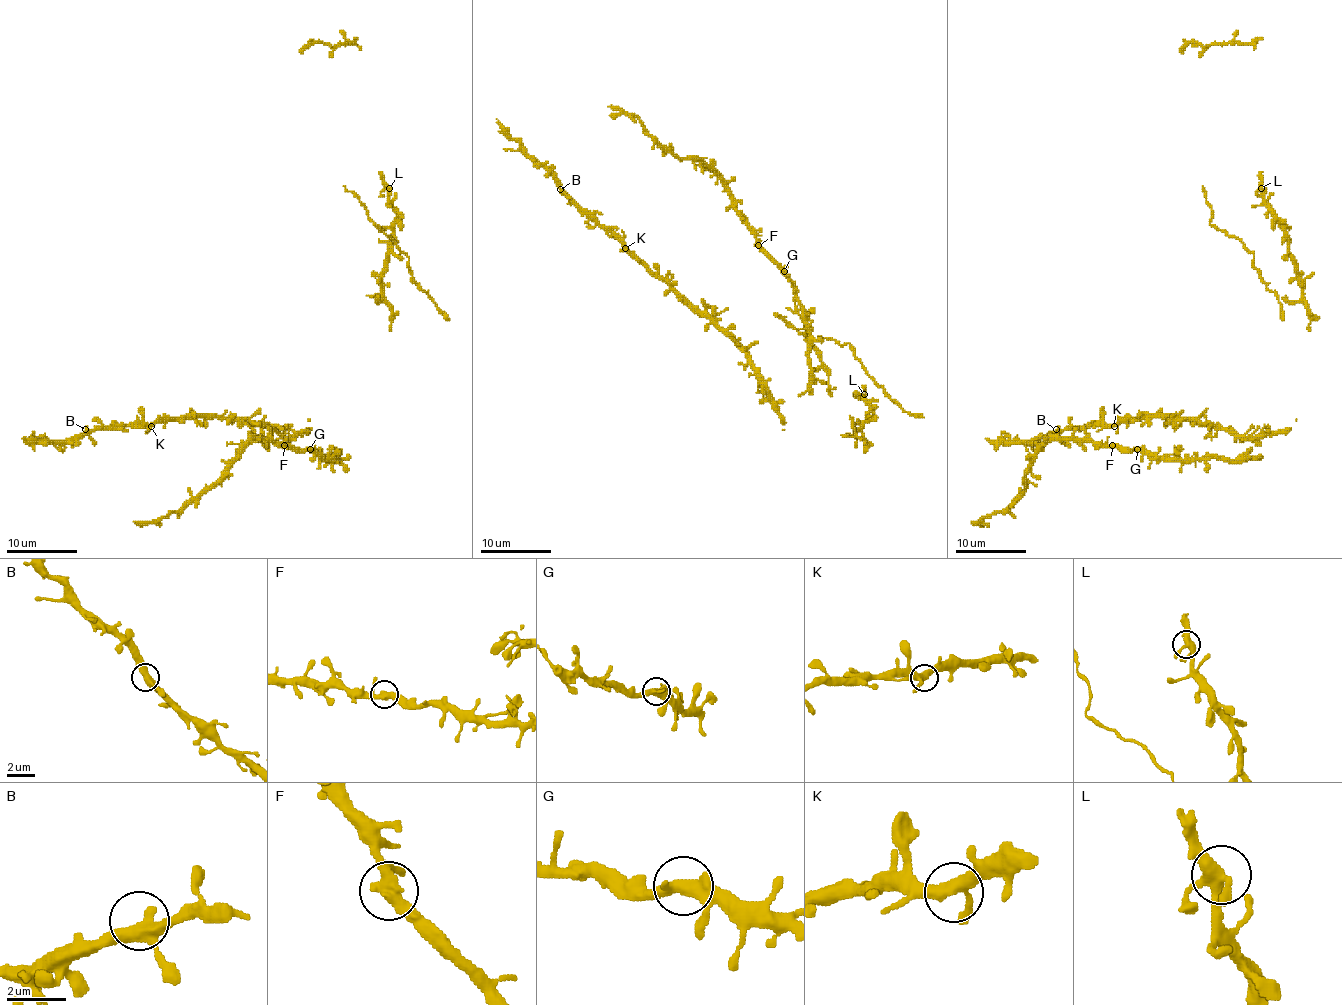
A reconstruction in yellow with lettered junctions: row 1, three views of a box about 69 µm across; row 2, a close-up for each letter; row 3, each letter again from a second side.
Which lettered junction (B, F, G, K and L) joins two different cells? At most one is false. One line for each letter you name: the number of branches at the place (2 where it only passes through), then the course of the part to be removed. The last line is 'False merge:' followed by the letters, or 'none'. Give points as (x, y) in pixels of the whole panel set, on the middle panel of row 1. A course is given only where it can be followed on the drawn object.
False merge: none

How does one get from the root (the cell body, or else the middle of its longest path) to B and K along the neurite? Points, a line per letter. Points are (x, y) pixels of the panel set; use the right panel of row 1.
B: (1296, 419), (1291, 428), (1255, 437), (1236, 437), (1215, 426), (1172, 417), (1121, 417), (1112, 424), (1056, 429)
K: (1296, 419), (1291, 428), (1255, 437), (1236, 437), (1215, 426), (1172, 417), (1123, 417), (1114, 426)

